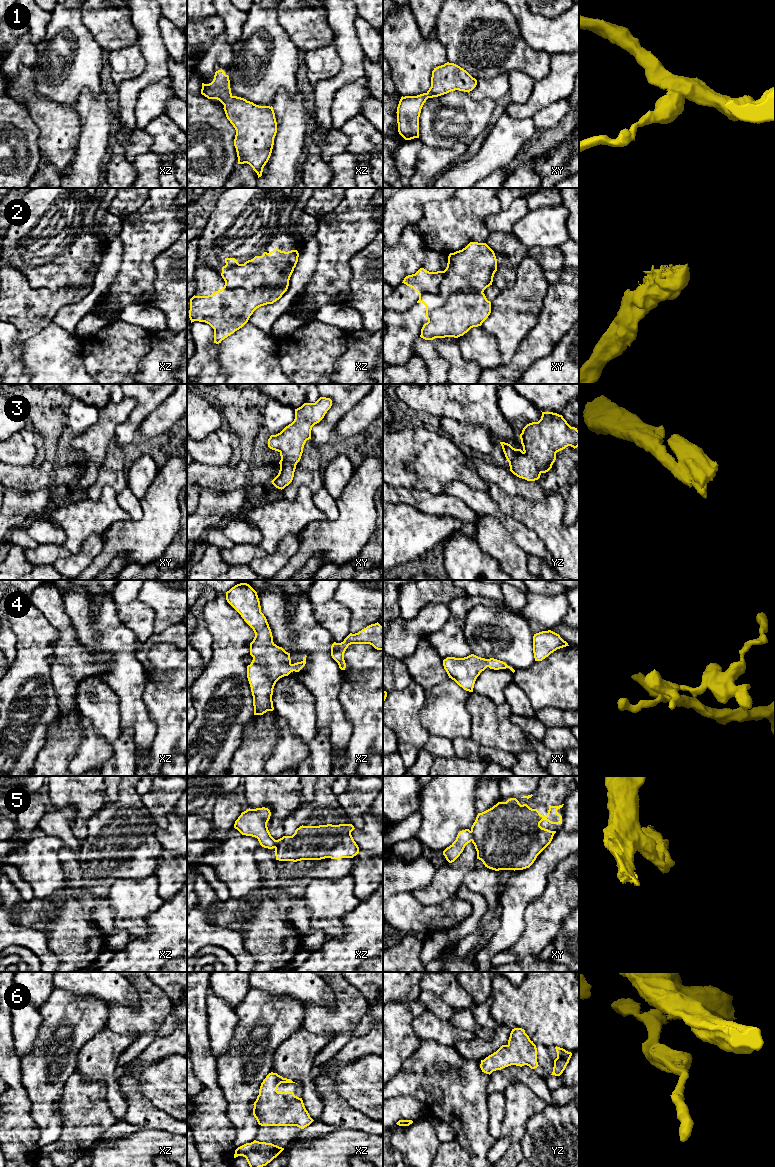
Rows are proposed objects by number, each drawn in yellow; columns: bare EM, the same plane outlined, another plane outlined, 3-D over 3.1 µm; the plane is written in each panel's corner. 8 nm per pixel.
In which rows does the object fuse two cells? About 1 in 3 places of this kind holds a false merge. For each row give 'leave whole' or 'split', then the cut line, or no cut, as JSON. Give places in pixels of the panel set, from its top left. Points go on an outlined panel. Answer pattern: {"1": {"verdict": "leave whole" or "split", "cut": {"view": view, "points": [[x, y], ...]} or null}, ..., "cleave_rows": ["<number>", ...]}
{"1": {"verdict": "leave whole", "cut": null}, "2": {"verdict": "split", "cut": {"view": "xz", "points": [[288, 282], [260, 285], [250, 291], [225, 285]]}}, "3": {"verdict": "leave whole", "cut": null}, "4": {"verdict": "leave whole", "cut": null}, "5": {"verdict": "split", "cut": {"view": "xy", "points": [[470, 831], [472, 840]]}}, "6": {"verdict": "leave whole", "cut": null}, "cleave_rows": ["2", "5"]}

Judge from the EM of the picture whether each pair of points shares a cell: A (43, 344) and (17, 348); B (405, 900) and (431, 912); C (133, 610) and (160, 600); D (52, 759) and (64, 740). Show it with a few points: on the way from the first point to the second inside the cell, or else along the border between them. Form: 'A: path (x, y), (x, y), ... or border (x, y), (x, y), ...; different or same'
A: border (24, 343), (22, 353), (13, 368); different
B: path (411, 906), (417, 912), (425, 912); same
C: border (139, 590), (139, 599), (154, 611), (153, 628); different
D: path (57, 754), (62, 745); same

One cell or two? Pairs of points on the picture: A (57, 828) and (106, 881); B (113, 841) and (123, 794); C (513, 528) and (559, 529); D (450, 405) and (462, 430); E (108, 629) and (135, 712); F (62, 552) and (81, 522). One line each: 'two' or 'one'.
A: two
B: one
C: two
D: two
E: one
F: two

